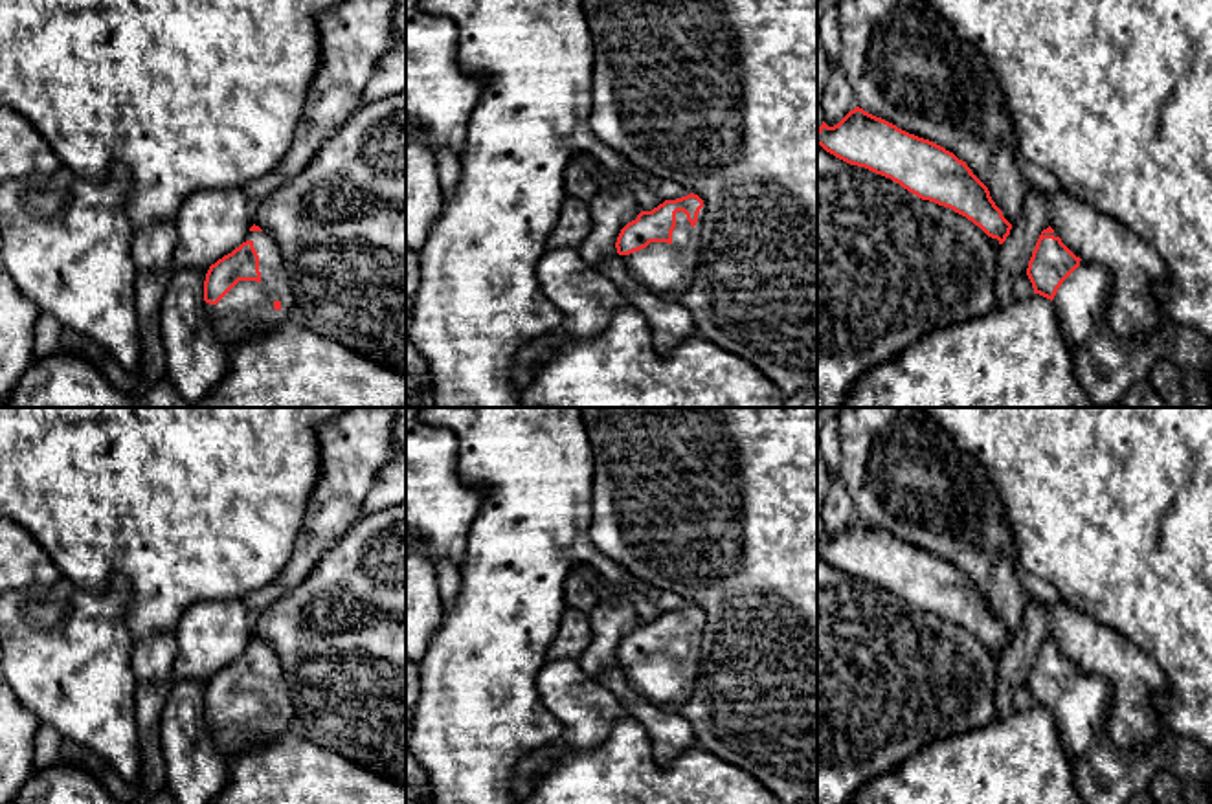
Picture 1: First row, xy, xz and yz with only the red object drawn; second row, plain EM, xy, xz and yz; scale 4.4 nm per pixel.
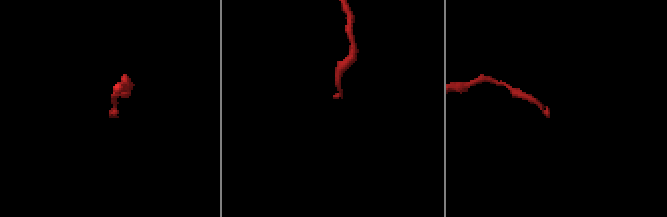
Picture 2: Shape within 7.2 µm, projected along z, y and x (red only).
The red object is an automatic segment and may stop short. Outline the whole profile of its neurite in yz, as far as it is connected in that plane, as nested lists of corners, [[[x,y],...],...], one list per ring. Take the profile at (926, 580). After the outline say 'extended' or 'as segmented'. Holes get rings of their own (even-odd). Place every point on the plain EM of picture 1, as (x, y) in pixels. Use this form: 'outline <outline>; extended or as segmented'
outline [[[856,518],[837,536],[817,540],[817,556],[836,569],[891,589],[922,611],[949,619],[999,655],[1012,635],[966,573]]]; as segmented

